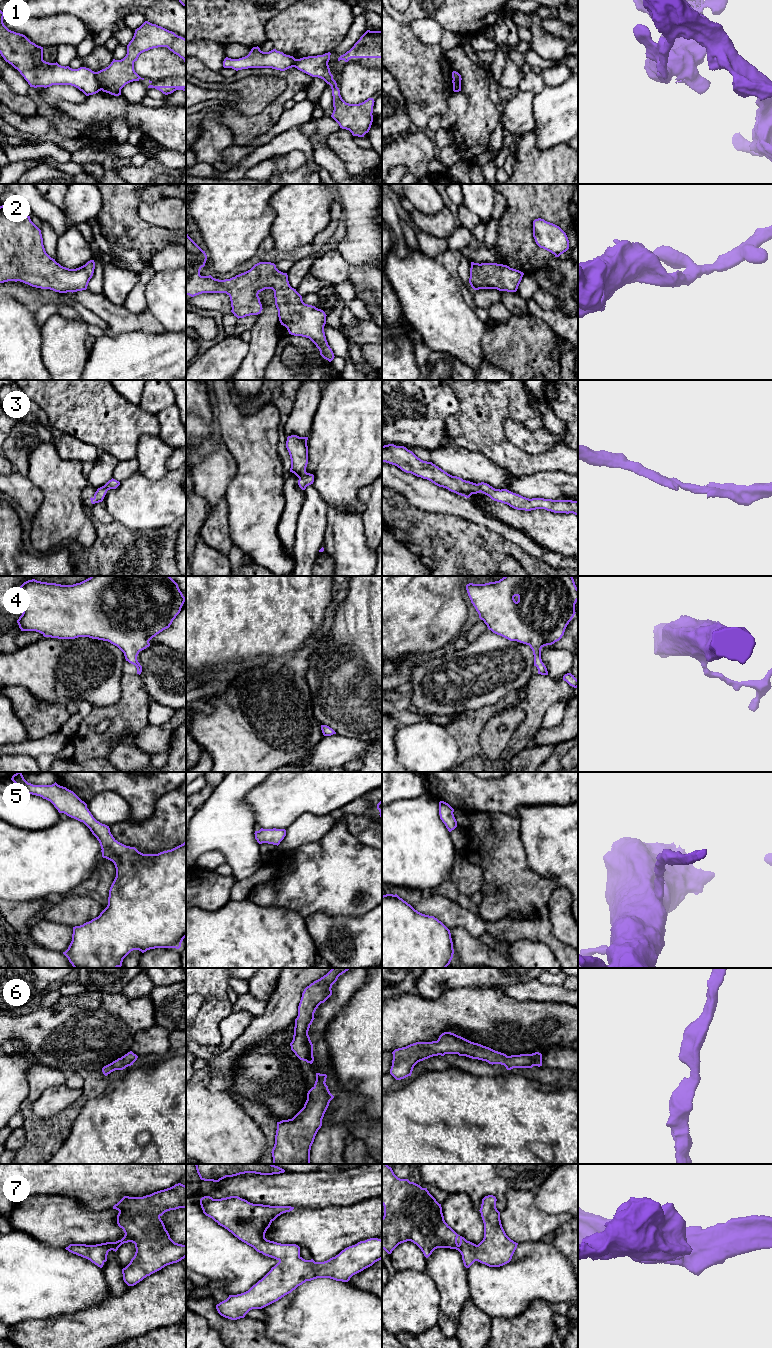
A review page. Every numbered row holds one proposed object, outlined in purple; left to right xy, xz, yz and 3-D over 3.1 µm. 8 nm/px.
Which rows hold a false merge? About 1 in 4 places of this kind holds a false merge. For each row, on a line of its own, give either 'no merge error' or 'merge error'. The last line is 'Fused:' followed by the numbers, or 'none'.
1: merge error
2: no merge error
3: no merge error
4: no merge error
5: no merge error
6: no merge error
7: no merge error
Fused: 1

